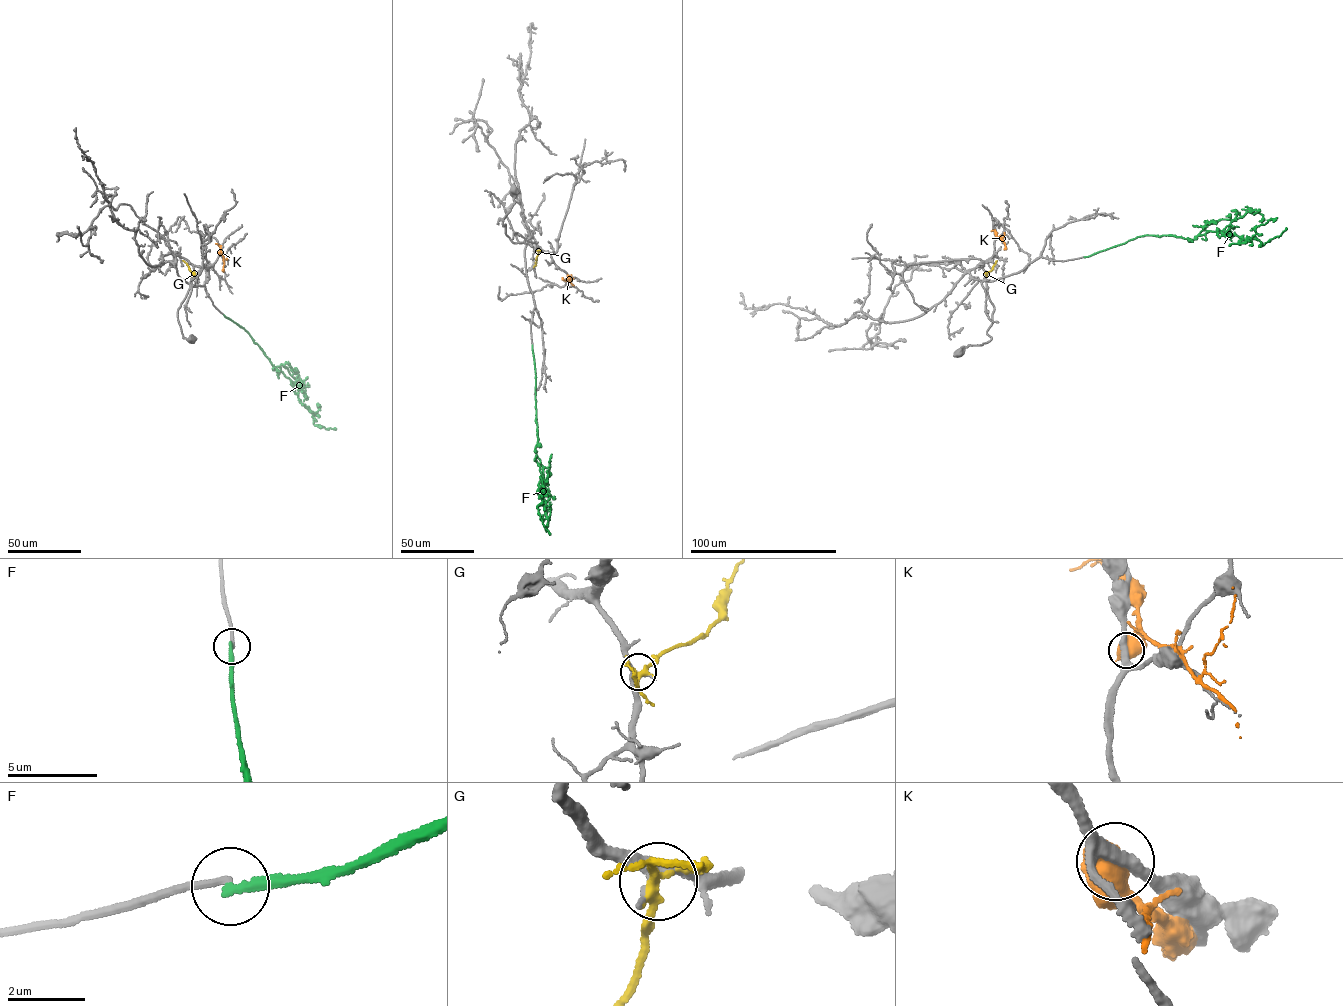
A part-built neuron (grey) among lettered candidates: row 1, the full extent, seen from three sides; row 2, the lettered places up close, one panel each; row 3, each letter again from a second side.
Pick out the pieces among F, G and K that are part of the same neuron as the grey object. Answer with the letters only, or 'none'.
none

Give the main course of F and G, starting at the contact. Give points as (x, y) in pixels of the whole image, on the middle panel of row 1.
F: (532, 345), (538, 439), (535, 450), (542, 474), (537, 491), (542, 503), (537, 507), (544, 527), (550, 534)
G: (539, 251), (533, 267)

